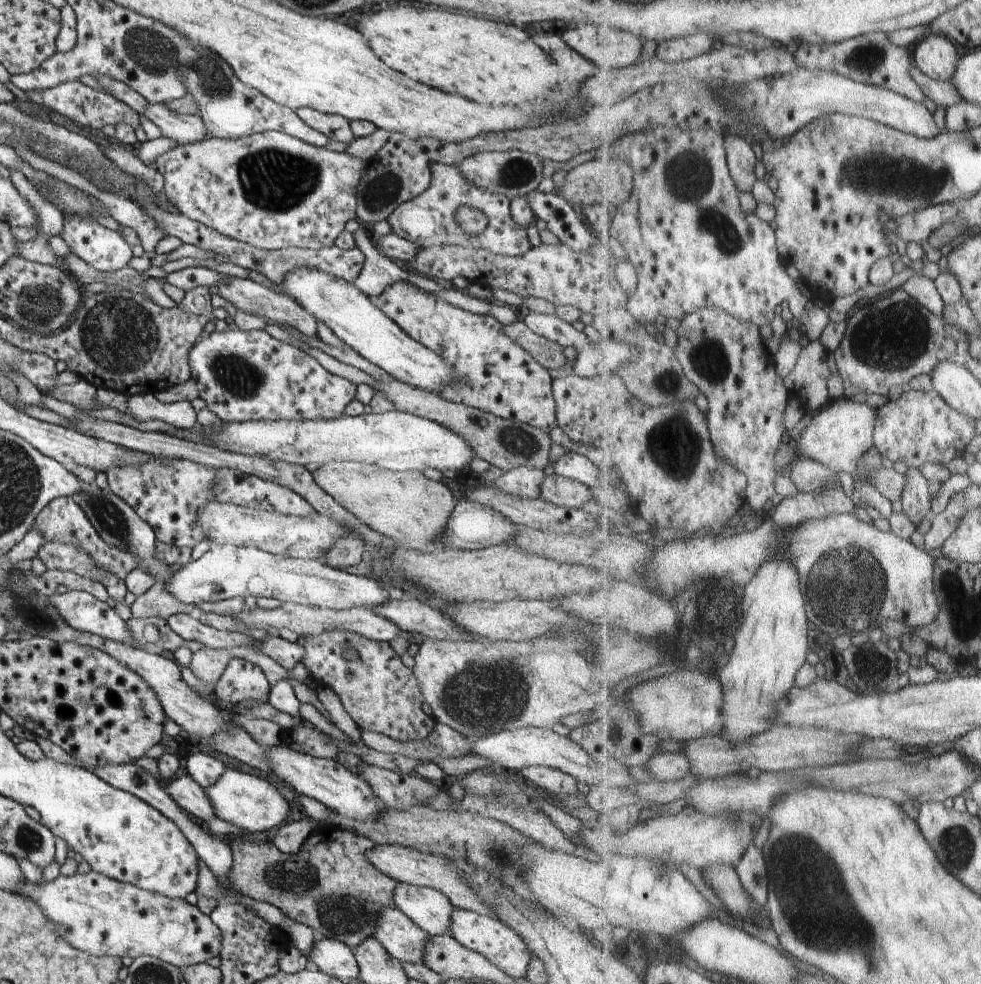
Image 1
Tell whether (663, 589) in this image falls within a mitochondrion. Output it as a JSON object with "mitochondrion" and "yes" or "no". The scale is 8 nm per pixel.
{"mitochondrion":"no"}

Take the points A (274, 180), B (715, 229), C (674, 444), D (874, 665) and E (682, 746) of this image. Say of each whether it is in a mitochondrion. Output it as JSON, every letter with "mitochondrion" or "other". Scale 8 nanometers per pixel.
{"A":"mitochondrion","B":"mitochondrion","C":"mitochondrion","D":"mitochondrion","E":"other"}

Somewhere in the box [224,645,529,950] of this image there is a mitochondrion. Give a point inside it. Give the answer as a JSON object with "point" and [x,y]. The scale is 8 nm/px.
{"point":[338,915]}

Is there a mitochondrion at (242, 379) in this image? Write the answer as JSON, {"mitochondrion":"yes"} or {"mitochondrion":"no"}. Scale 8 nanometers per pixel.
{"mitochondrion":"yes"}

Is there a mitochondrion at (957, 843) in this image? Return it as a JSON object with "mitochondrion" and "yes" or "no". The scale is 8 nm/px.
{"mitochondrion":"yes"}

